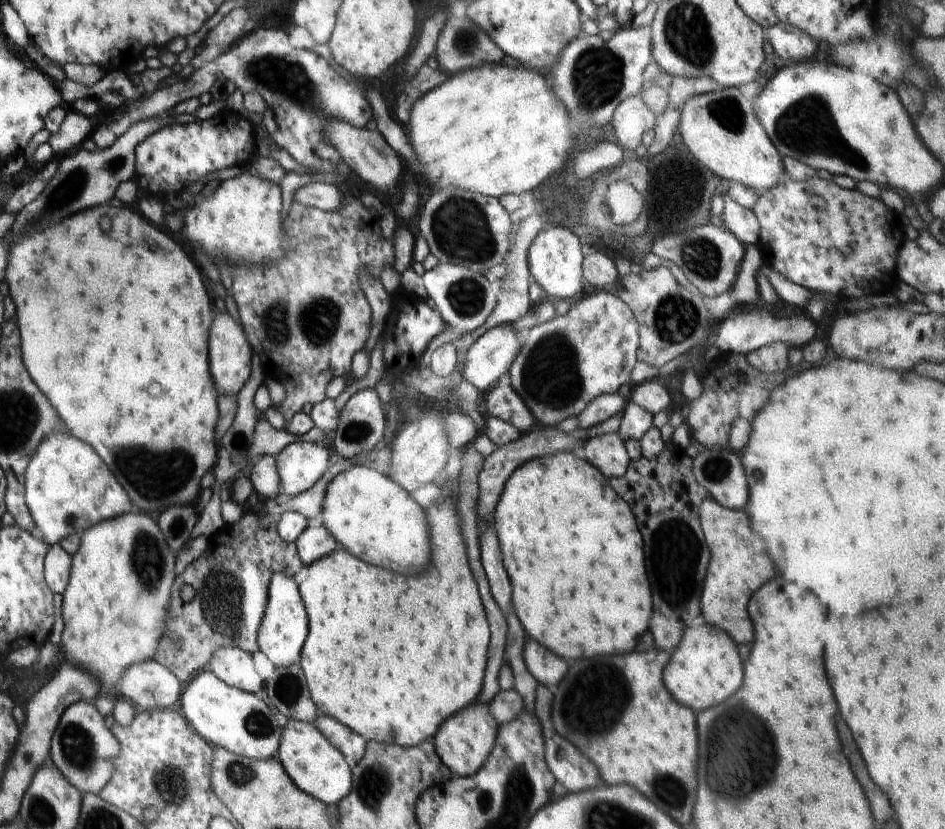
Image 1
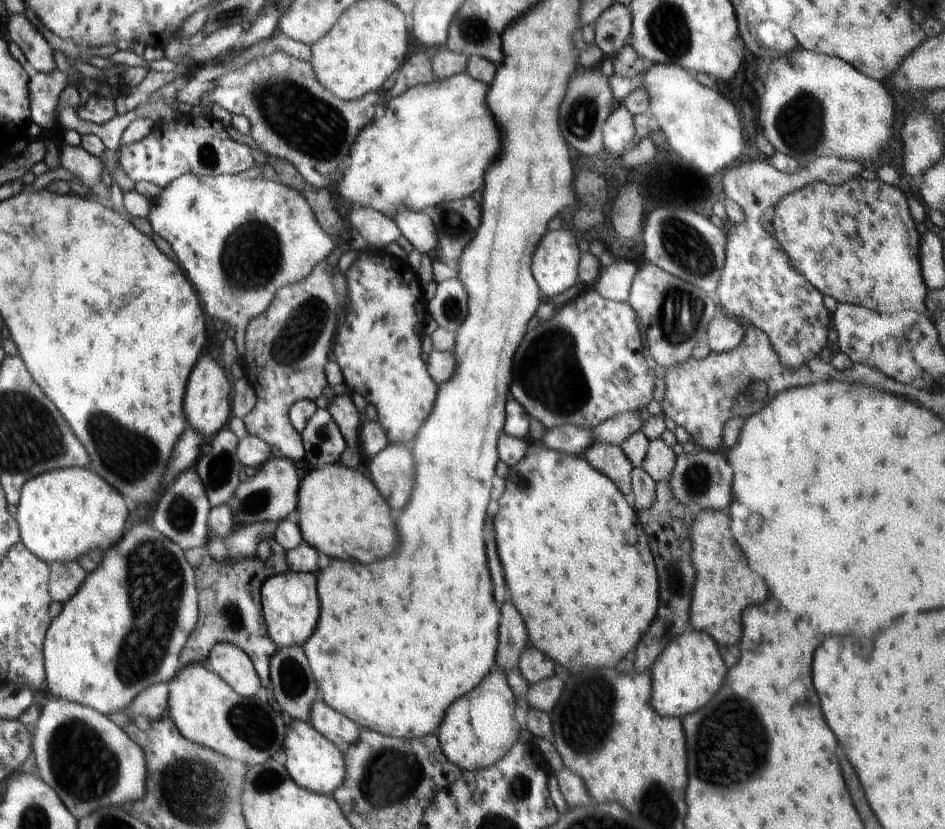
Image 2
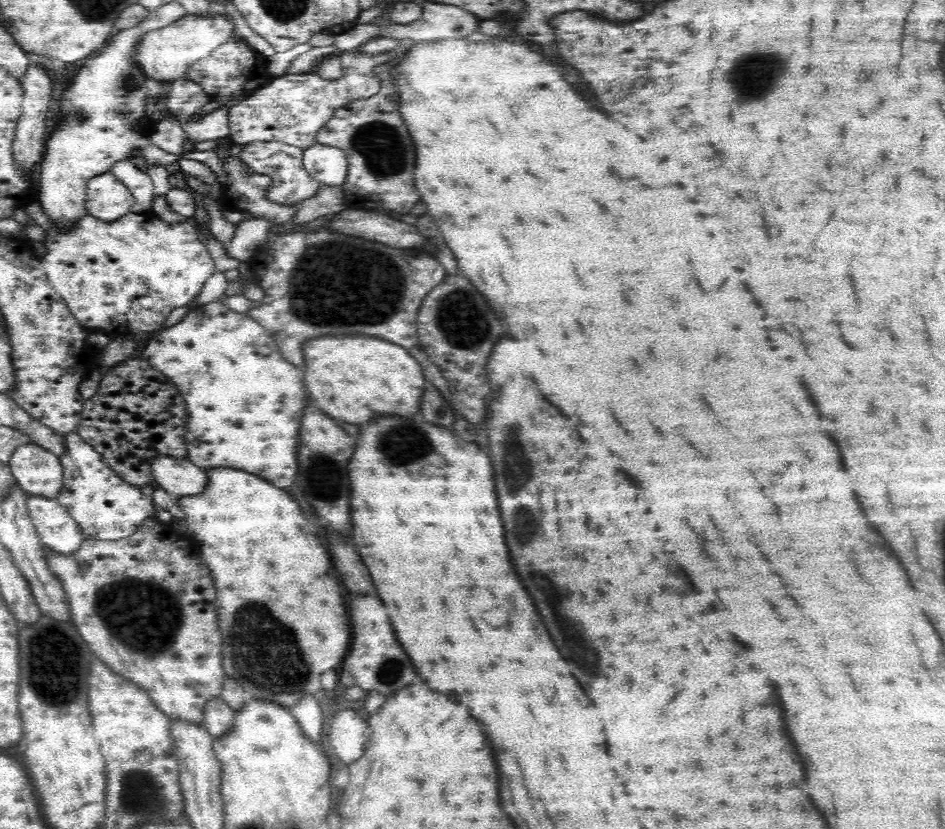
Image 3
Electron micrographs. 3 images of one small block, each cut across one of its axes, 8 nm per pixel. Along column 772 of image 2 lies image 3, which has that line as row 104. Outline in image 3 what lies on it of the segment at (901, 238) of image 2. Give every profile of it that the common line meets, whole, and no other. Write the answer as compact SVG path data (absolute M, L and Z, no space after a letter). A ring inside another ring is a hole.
M232 39L219 48L216 48L208 57L196 61L190 69L187 69L187 74L180 76L177 80L187 79L200 86L204 95L218 104L219 107L230 106L238 103L239 100L244 100L244 96L253 96L260 88L264 88L266 84L273 82L275 78L266 69L266 61L264 61L262 54L251 50L247 42L243 40Z

